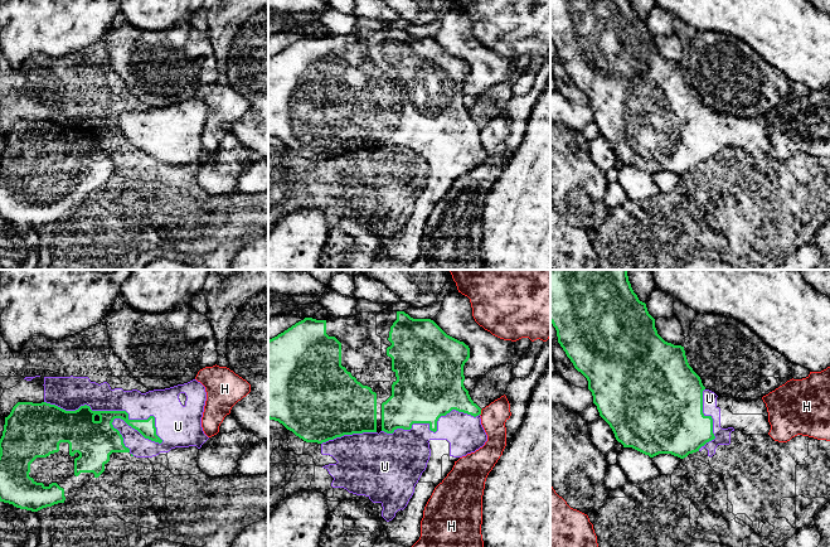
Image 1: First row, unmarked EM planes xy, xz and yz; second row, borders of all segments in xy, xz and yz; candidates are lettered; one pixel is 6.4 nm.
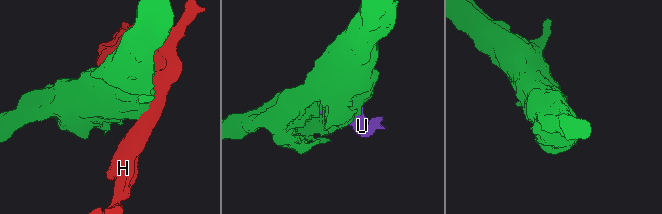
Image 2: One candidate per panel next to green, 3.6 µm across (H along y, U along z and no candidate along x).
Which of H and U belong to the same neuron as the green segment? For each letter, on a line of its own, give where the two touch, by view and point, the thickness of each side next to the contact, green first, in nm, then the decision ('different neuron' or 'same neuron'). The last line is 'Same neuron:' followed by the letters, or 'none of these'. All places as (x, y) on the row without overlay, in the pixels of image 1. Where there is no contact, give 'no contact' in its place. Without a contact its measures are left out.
H: xz (480, 130) | 220/160 nm | different neuron
U: xy (112, 129) | 260/190 nm | same neuron
Same neuron: U

